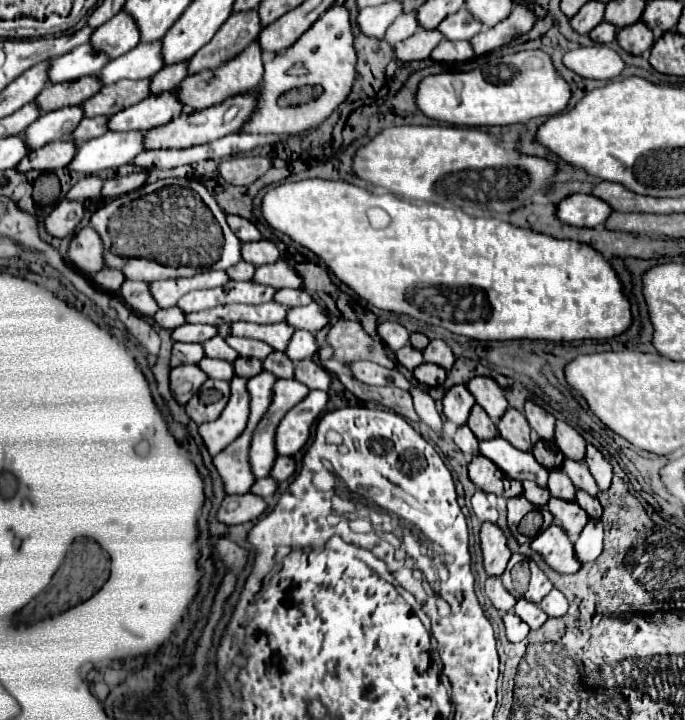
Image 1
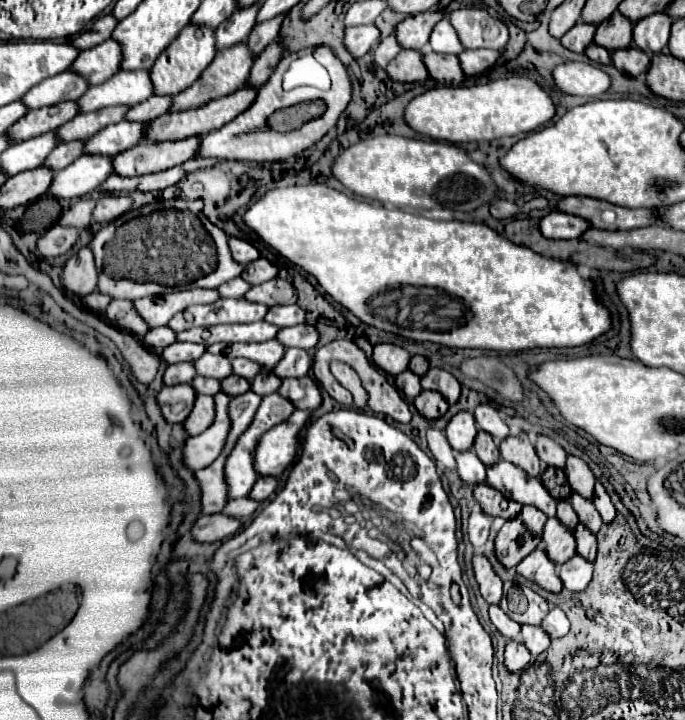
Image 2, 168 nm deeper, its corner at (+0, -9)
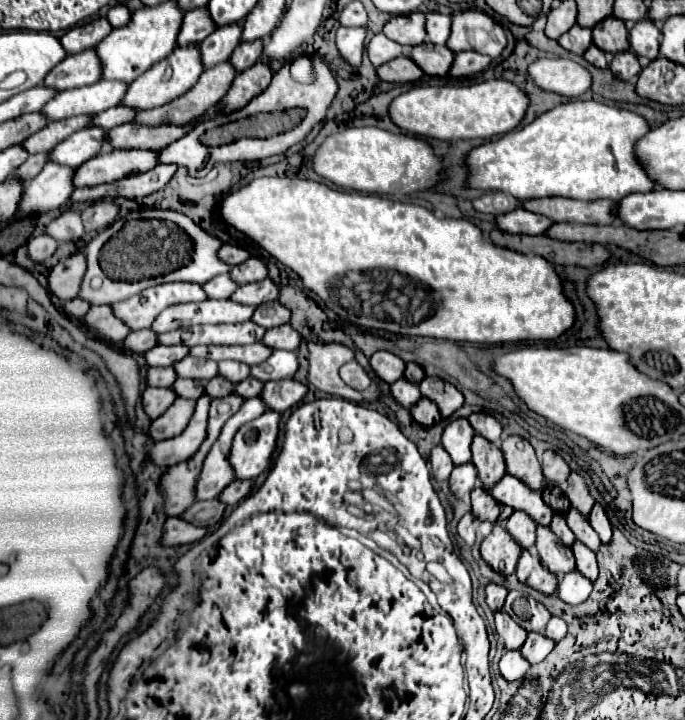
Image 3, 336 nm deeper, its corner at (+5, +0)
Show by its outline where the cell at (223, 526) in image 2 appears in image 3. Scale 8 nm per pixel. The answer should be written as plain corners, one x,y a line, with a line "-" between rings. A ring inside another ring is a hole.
167,518
163,526
161,544
163,546
181,546
181,544
193,544
205,536
205,528
193,526
185,522
183,518

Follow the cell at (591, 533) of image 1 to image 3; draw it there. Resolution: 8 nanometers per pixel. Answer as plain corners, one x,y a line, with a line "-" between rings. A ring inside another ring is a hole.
575,570
575,574
565,574
565,578
561,580
561,584
557,588
557,596
565,604
577,606
589,598
591,590
593,590
593,584
587,578
581,578
581,574
577,574
577,570

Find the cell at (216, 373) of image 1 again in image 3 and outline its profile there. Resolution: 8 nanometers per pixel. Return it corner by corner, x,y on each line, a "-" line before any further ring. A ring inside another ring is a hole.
177,378
175,384
173,384
173,392
179,398
197,400
205,392
205,384
203,382
197,382
197,380
189,380
189,378

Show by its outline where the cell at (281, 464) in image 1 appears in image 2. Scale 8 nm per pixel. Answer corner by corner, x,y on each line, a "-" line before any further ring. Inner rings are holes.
262,475
258,481
256,481
256,485
254,485
254,489
250,491
250,497
252,499
258,499
258,501
266,501
274,491
276,491
276,487
278,487
278,479
276,477
272,477
272,475

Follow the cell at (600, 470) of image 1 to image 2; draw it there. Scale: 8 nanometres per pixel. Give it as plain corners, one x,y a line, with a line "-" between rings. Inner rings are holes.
596,481
596,487
594,487
594,499
592,499
592,501
594,501
598,513
602,515
602,521
604,521
604,523
610,523
610,521
614,519
614,515
616,515
616,509
614,509
612,499
610,499
606,487
602,485
602,481

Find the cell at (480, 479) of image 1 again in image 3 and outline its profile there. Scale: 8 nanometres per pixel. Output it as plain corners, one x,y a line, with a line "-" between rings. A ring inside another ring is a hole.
475,488
471,494
471,502
473,502
473,514
479,520
489,520
493,524
507,520
513,510
509,510
507,506
501,506
487,490

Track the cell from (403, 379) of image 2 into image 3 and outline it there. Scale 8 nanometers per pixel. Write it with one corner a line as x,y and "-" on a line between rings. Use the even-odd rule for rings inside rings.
405,378
397,380
393,386
391,386
391,396
393,400
403,406
403,408
413,408
419,400
421,400
421,392
419,392
419,386
413,386
411,382
405,382

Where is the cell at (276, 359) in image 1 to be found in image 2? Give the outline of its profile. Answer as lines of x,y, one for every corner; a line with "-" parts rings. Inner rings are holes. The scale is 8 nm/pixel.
260,371
254,379
252,379
252,391
258,395
270,395
276,393
278,387
282,385
282,379
278,379
278,375
274,371

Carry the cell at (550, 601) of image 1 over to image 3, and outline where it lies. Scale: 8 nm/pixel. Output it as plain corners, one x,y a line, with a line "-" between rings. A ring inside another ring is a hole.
551,618
549,620
549,626
545,628
545,636
551,638
553,642
559,642
563,636
567,634
567,624
561,620
561,618

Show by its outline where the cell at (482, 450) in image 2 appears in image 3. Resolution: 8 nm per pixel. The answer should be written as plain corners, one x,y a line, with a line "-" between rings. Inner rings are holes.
479,434
473,438
471,450
473,450
471,462
477,468
479,480
485,490
491,490
507,474
503,452
495,444
485,442
485,438
481,438

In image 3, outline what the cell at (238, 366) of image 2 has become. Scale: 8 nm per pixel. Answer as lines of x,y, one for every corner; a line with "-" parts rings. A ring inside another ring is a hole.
221,362
219,364
219,376
229,380
231,384
239,384
249,376
249,368
241,366
241,362

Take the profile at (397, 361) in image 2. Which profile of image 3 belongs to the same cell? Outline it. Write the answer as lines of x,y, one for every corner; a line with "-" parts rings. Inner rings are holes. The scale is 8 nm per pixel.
375,352
369,362
371,362
371,370
375,372
375,376
385,384
393,384
401,380
405,372
405,362
391,352

